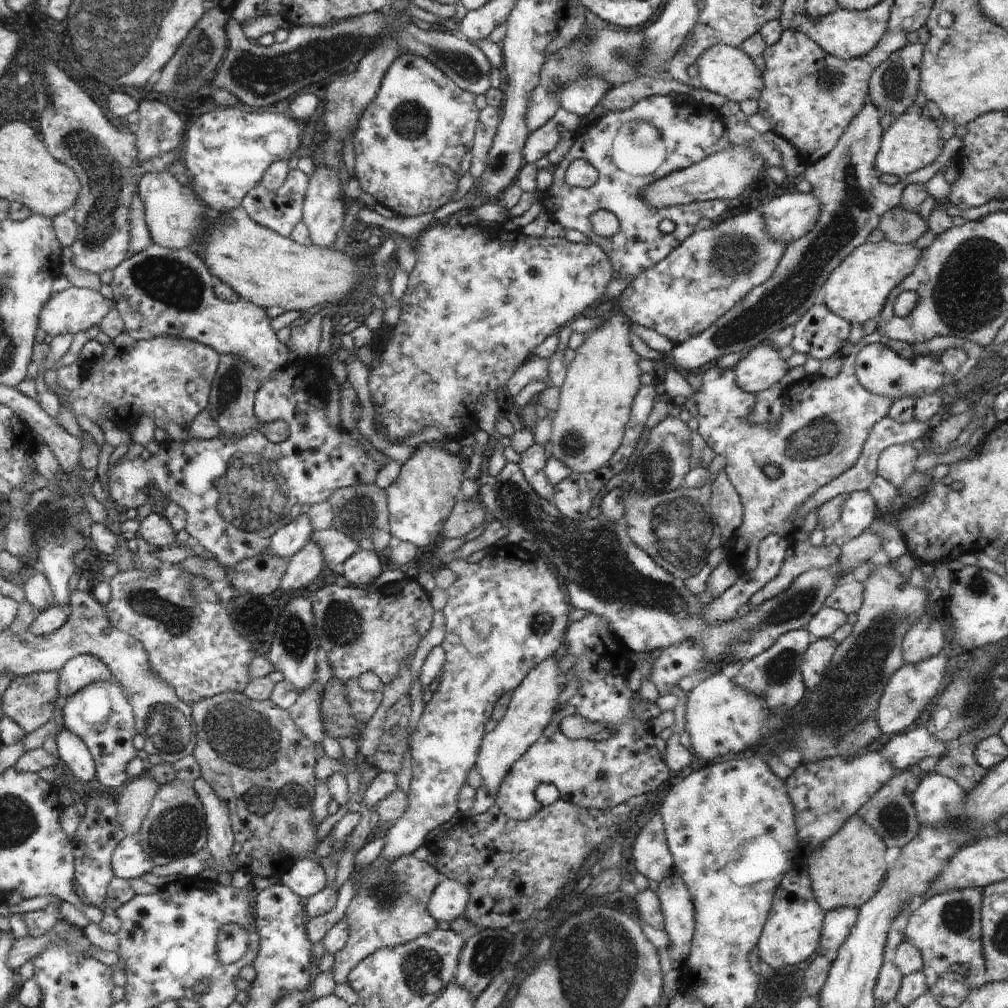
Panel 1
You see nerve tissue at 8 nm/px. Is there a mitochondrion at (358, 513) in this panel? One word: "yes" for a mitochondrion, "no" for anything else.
yes

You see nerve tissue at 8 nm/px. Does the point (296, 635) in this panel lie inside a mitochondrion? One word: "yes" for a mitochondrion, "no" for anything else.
yes

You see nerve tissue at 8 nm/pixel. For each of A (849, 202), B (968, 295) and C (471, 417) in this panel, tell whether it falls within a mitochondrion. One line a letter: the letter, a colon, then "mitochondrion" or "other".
A: mitochondrion
B: mitochondrion
C: other

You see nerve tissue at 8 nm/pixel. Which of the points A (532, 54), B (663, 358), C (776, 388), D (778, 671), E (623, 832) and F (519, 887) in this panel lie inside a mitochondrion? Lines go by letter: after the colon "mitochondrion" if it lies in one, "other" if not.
A: other
B: other
C: other
D: mitochondrion
E: other
F: other

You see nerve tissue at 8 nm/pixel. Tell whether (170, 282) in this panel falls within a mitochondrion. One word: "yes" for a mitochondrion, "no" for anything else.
yes

